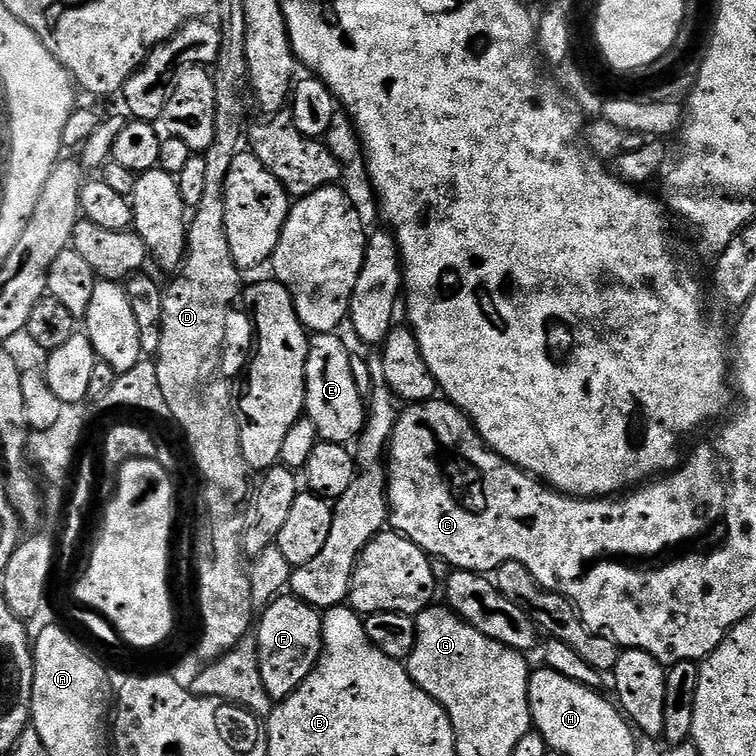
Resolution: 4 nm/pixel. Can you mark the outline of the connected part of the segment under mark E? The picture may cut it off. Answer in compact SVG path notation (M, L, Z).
M316 334L308 341L304 411L307 419L314 422L320 440L348 446L364 428L366 400L350 371L353 353L338 337L336 334Z

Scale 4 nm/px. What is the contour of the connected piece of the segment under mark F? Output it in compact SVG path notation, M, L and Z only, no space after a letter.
M281 594L275 597L261 612L264 613L261 616L259 613L258 623L254 628L254 639L256 654L260 657L262 686L266 686L266 694L270 694L273 702L283 702L287 696L294 694L294 690L298 690L298 686L302 686L302 682L320 663L320 651L324 648L322 642L322 626L324 625L322 612L321 609L300 600L293 594Z

